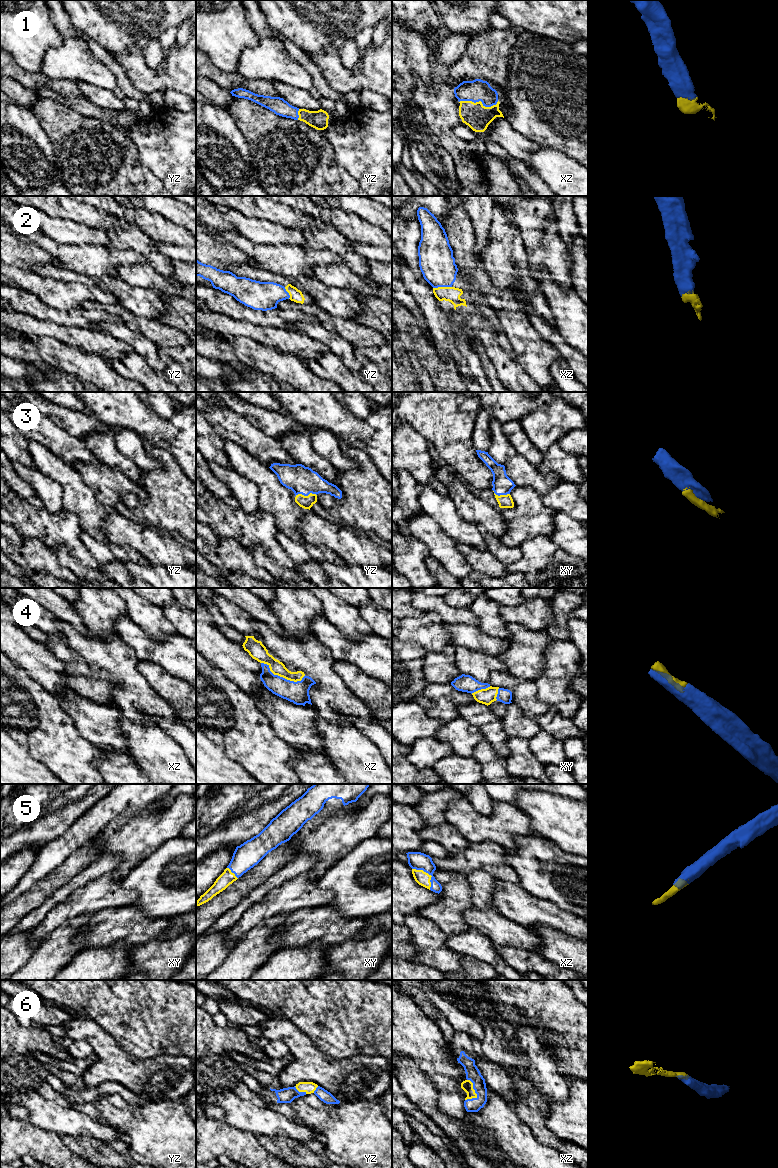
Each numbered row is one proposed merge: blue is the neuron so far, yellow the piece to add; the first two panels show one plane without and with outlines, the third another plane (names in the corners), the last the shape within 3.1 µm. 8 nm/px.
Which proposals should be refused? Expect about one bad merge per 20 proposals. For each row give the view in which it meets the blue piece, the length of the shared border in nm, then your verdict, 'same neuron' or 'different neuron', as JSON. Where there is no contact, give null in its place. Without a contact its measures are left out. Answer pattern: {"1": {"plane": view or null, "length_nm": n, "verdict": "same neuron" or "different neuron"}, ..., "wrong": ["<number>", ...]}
{"1": {"plane": "xz", "length_nm": 320, "verdict": "same neuron"}, "2": {"plane": "xz", "length_nm": 150, "verdict": "same neuron"}, "3": {"plane": "yz", "length_nm": 180, "verdict": "same neuron"}, "4": {"plane": "xz", "length_nm": 380, "verdict": "same neuron"}, "5": {"plane": "xz", "length_nm": 220, "verdict": "same neuron"}, "6": {"plane": "xz", "length_nm": 180, "verdict": "same neuron"}, "wrong": []}

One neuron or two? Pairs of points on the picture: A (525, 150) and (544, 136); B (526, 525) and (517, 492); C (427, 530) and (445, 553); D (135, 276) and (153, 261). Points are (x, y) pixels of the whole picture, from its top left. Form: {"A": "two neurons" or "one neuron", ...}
{"A": "two neurons", "B": "one neuron", "C": "one neuron", "D": "two neurons"}

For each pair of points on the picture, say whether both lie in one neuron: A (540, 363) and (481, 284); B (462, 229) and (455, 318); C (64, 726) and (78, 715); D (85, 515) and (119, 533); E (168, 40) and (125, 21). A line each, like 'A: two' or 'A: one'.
A: one
B: two
C: two
D: two
E: two

